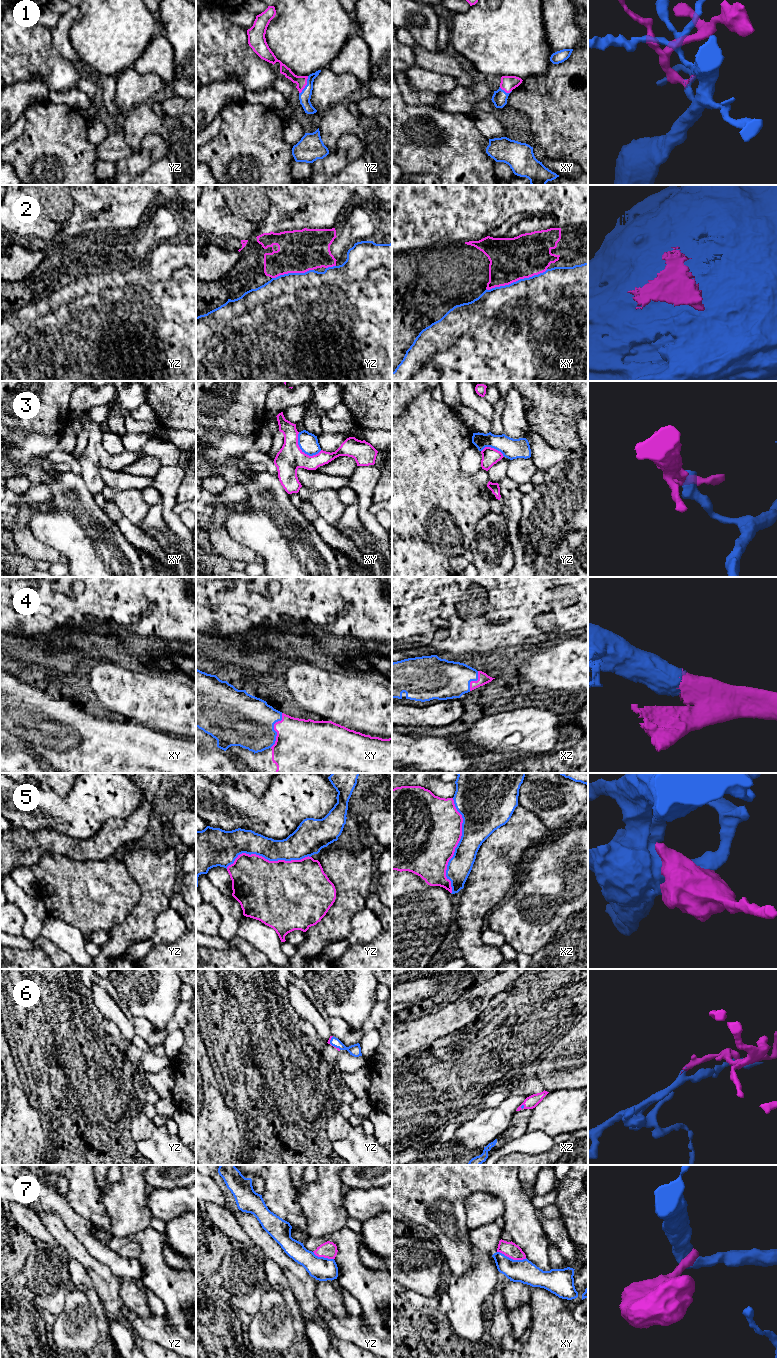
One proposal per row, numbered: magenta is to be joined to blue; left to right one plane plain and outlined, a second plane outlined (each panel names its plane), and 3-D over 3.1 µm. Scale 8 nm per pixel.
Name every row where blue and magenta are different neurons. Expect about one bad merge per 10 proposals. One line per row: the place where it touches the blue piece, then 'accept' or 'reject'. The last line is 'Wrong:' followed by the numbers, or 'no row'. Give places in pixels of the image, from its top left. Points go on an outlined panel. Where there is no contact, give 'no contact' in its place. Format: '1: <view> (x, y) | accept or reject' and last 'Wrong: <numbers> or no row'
1: yz (306, 85) | accept
2: xy (516, 281) | accept
3: xy (303, 451) | reject
4: xy (273, 729) | accept
5: xz (457, 846) | accept
6: yz (332, 1045) | accept
7: xy (512, 1259) | reject
Wrong: 3, 7

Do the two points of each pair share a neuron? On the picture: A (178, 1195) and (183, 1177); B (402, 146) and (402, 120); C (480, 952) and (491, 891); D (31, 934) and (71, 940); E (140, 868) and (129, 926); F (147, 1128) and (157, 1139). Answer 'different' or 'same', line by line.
A: different
B: same
C: same
D: different
E: same
F: different

